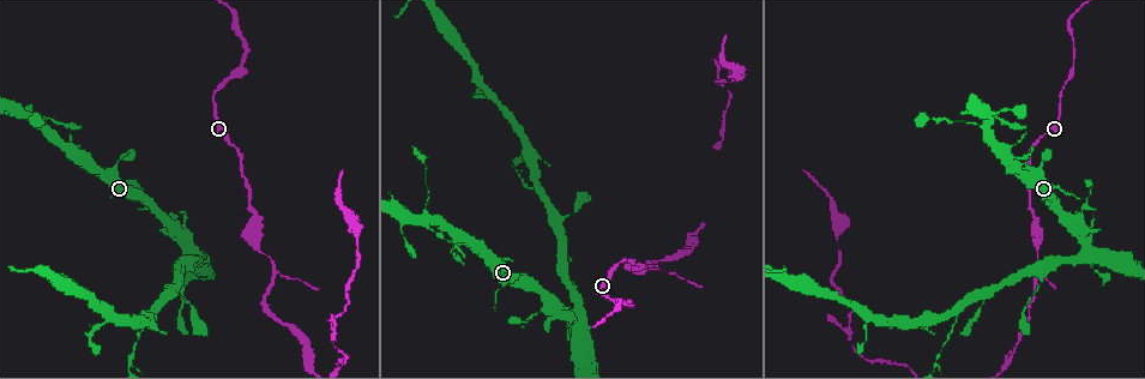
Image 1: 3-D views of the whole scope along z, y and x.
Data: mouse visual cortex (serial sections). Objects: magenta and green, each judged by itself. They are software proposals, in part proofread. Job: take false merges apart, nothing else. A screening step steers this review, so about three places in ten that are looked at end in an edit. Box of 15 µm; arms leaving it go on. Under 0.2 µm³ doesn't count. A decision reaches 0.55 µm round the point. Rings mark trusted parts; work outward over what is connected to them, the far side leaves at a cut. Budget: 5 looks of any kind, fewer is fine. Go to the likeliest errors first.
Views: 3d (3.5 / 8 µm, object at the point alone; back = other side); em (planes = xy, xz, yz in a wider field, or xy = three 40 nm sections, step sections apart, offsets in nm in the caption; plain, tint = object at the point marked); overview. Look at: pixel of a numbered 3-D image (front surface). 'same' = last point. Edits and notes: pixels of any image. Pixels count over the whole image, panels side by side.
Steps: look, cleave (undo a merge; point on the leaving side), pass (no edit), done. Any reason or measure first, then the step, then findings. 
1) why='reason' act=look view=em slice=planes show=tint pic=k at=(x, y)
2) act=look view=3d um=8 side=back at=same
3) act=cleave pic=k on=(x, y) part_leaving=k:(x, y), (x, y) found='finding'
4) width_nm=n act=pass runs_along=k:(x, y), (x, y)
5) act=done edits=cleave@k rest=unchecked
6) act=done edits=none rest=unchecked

why='a narrow waist' act=look view=3d um=3.5 pic=1 at=(265, 254)

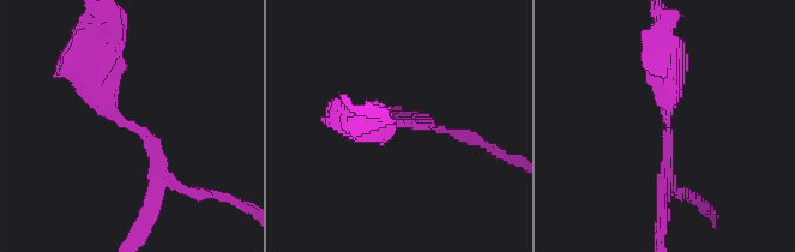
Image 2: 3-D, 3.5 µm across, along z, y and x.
arm_widths_nm=200,400 why='shape alone is not enough' act=look view=em slice=planes show=tint pic=2 at=(134, 127)

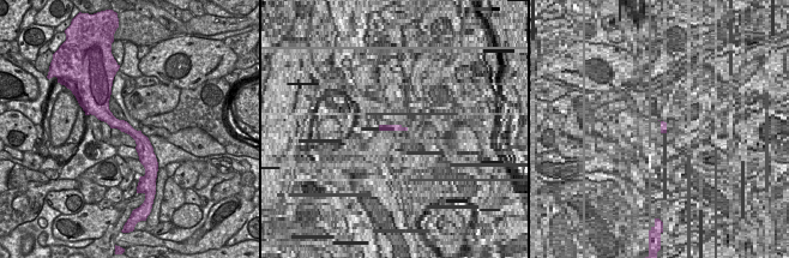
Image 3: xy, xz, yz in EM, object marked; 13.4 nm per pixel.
act=pass runs_along=3:(103, 97), (103, 112), (128, 128), (149, 157) found='continuous, no second cell'

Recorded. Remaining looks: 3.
why='abrupt turn' act=look view=3d um=3.5 pic=1 at=(578, 317)

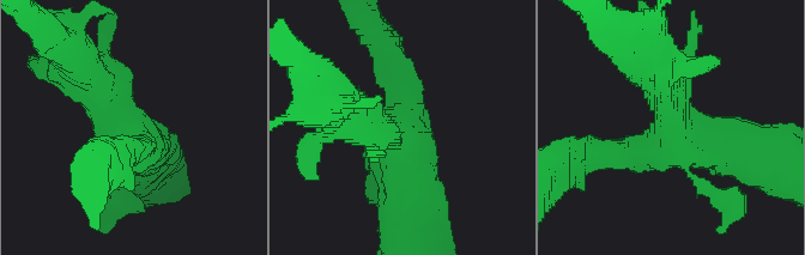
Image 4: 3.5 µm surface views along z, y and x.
act=look view=em slice=xy step=2 show=plain pic=4 at=(125, 131)

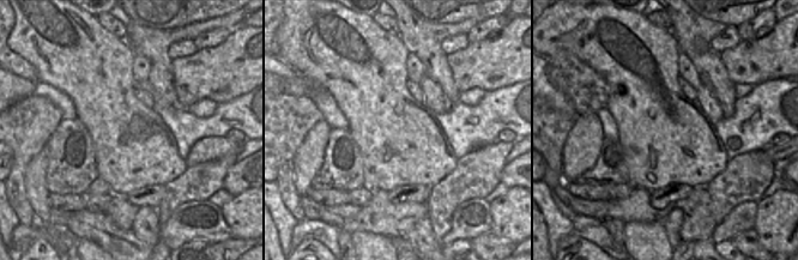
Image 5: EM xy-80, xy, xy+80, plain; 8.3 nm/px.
why='where the object lies' act=look view=em slice=xy step=2 show=tint at=same

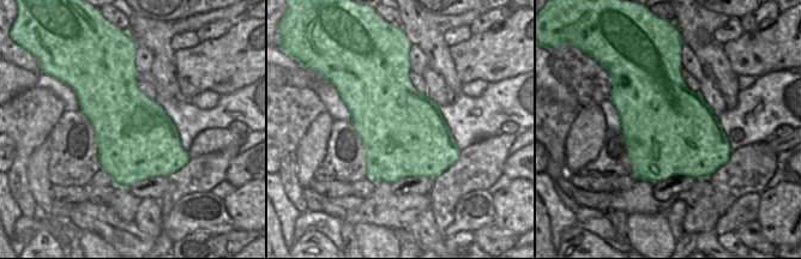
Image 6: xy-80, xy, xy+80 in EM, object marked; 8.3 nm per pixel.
act=pass runs_along=4:(654, 67), (673, 133), (605, 156) found='all the same cell'

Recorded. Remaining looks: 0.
act=done edits=none rest=unchecked

